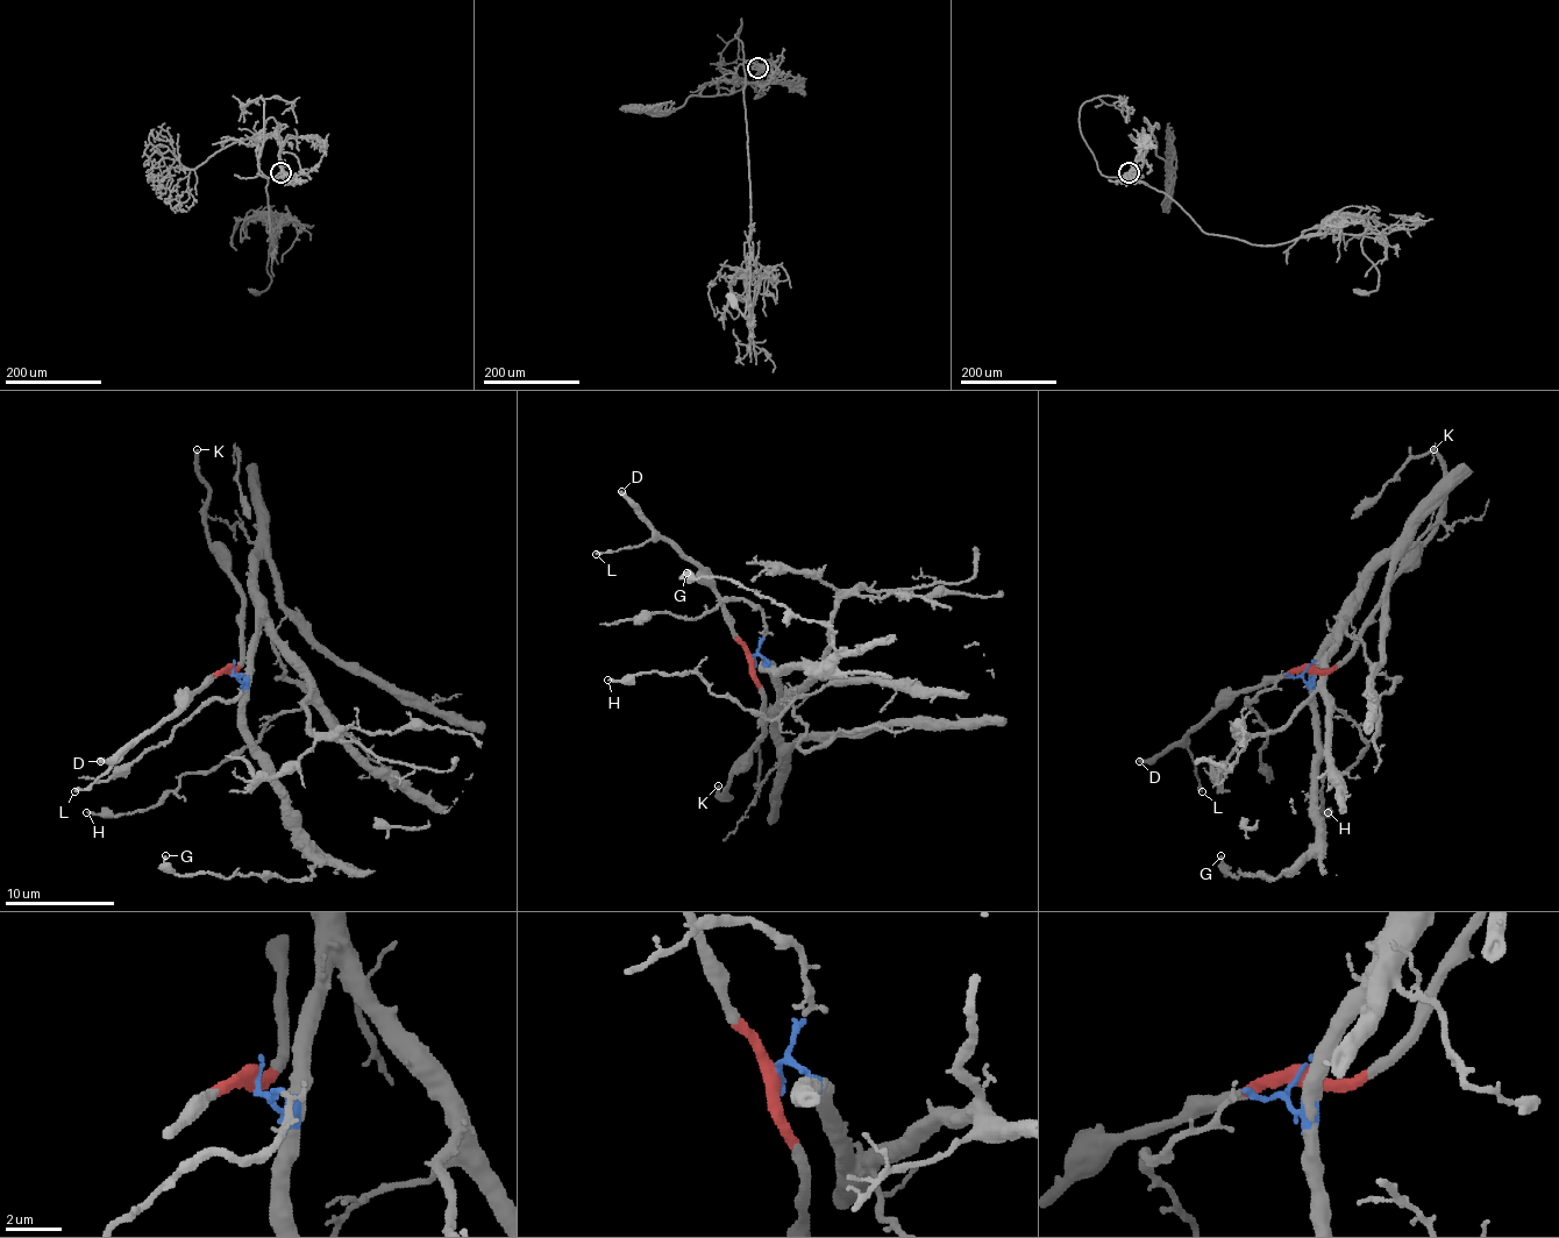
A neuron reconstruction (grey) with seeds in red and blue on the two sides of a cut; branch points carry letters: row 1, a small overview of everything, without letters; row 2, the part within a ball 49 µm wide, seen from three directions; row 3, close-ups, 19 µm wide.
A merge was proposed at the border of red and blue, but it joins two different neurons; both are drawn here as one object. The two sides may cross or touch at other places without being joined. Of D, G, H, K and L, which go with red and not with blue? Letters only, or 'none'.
D, K, L

